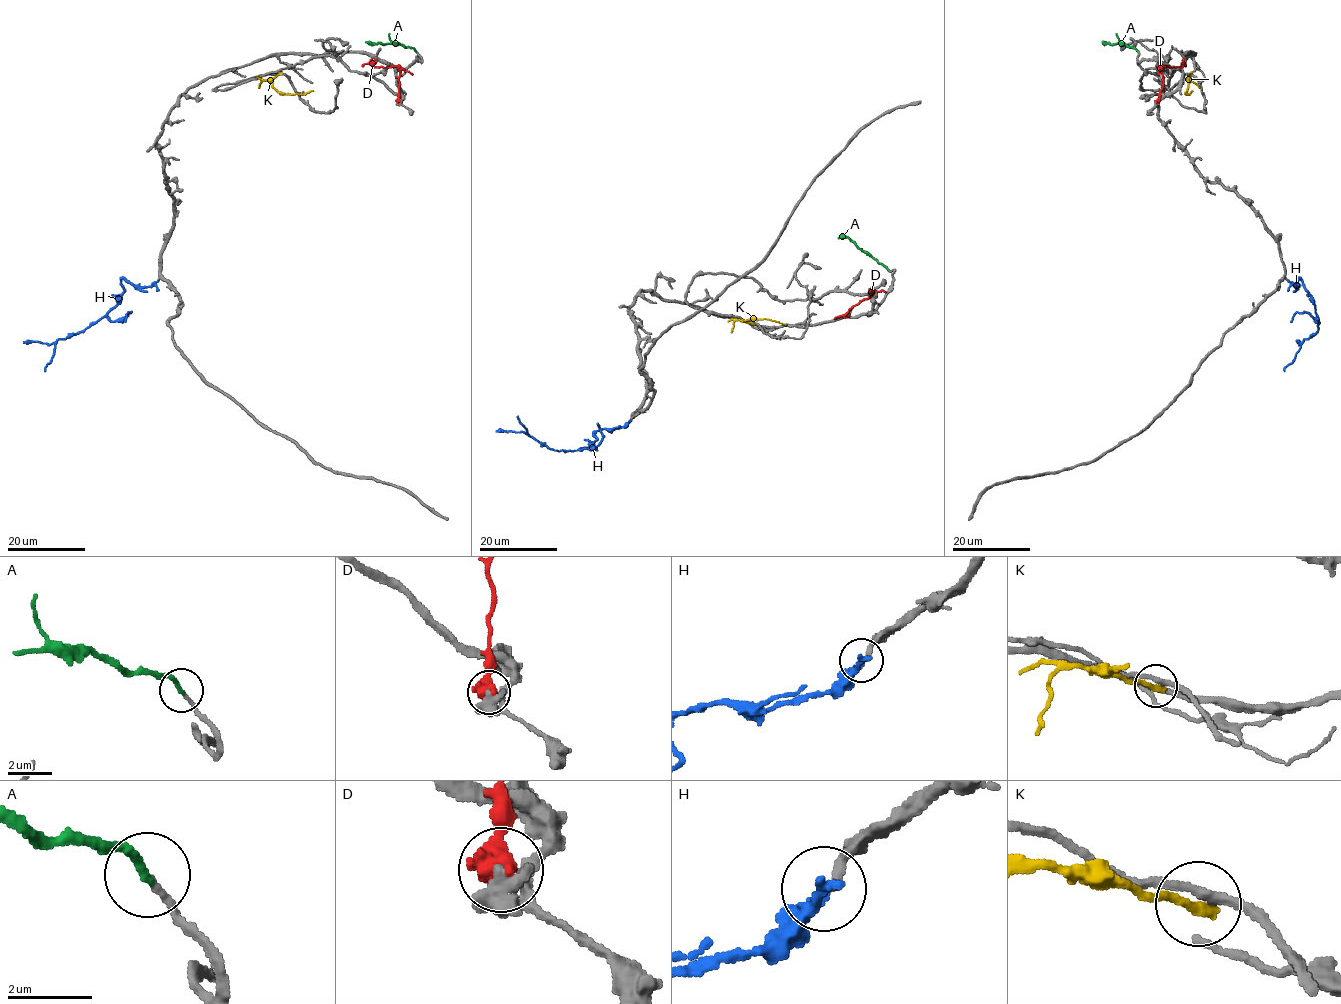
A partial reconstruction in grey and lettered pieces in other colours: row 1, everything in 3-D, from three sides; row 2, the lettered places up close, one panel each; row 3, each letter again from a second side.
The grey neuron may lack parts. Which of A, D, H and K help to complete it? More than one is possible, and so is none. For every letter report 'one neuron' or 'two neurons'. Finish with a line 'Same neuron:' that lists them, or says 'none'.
A: one neuron
D: two neurons
H: one neuron
K: two neurons
Same neuron: A, H

